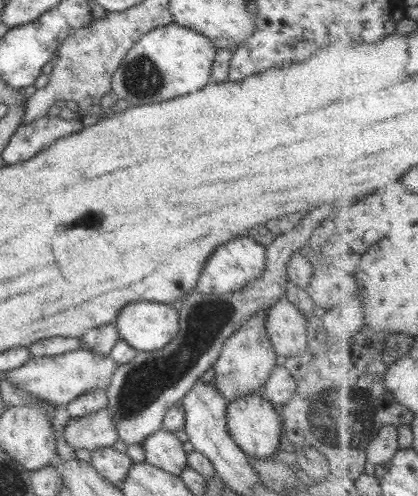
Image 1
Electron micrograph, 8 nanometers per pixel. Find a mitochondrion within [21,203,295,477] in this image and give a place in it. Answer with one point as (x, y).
(144, 384)

